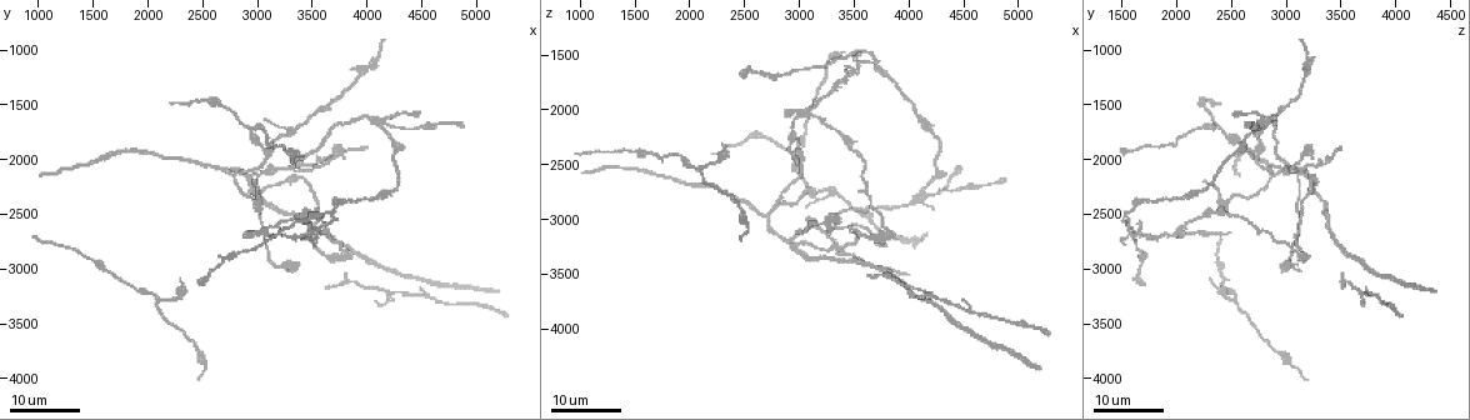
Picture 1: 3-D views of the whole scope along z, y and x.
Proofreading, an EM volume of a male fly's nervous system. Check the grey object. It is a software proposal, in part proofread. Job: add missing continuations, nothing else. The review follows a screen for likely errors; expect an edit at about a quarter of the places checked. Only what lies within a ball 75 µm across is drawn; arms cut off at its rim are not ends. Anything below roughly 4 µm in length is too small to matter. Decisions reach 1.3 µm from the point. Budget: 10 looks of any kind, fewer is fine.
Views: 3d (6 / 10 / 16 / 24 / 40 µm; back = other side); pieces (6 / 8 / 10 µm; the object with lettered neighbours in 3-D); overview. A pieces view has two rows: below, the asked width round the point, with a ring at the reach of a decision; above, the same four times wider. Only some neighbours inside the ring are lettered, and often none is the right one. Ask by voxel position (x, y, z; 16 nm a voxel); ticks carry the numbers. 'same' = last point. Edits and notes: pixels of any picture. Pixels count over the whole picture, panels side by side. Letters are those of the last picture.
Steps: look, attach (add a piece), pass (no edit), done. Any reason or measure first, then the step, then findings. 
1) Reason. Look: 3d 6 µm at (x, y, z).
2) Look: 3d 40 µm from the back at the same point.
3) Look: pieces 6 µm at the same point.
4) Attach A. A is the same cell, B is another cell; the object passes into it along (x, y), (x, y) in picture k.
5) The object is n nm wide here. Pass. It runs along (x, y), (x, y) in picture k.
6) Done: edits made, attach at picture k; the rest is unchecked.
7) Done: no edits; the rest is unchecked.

An open end. Look: 3d 24 µm at (2860, 2700, 2060).

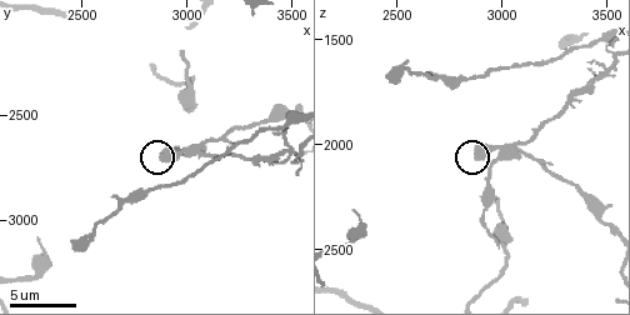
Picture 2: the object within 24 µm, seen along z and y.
Look: pieces 10 µm at (2870, 2710, 2050).

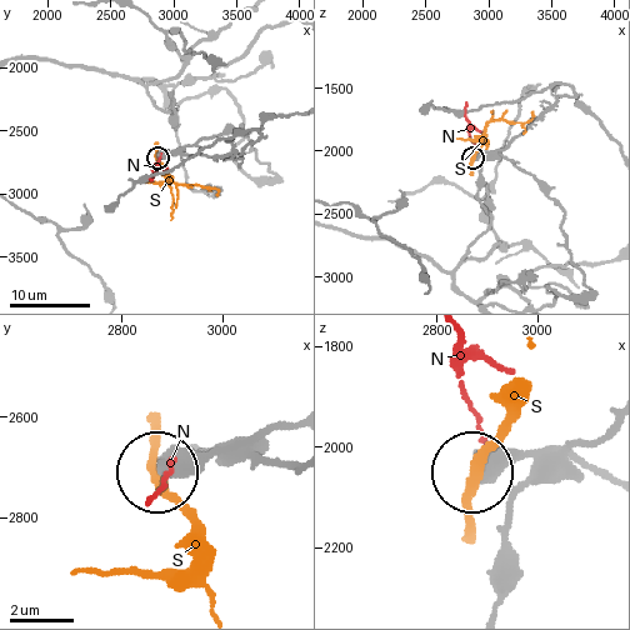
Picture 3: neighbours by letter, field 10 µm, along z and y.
Pass. N and S are other cells; no lettered piece goes on from it.

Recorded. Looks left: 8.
Thin end. Look: 3d 24 µm at (2960, 2200, 2240).

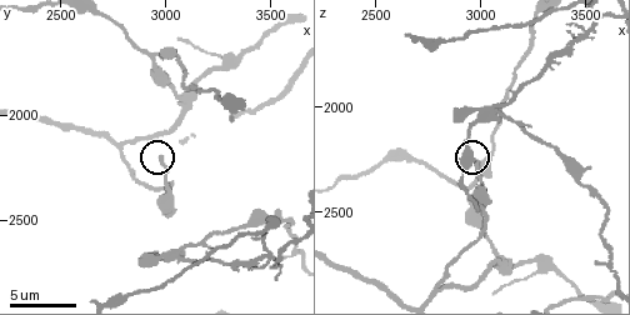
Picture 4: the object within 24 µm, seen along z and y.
Look: pieces 8 µm at the same point.

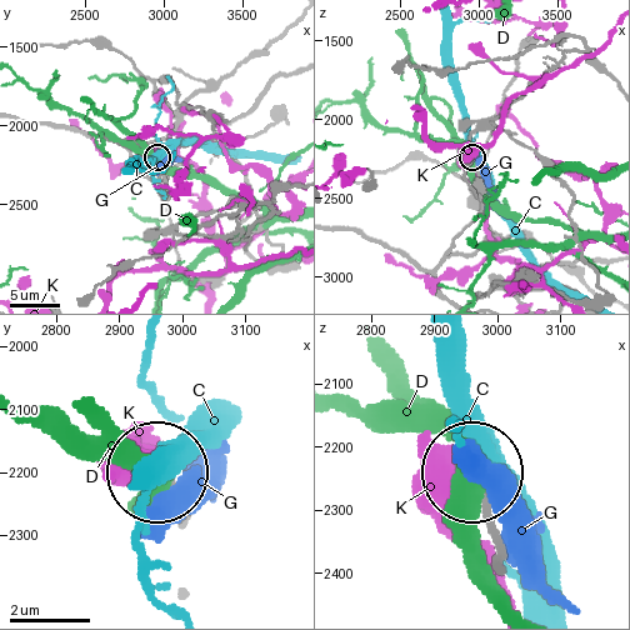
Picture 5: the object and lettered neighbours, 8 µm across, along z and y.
Pass. C, D, G and K are other cells; no lettered piece goes on from it.

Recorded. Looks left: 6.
End of a long branch. Look: 3d 24 µm at (3960, 1900, 3520).

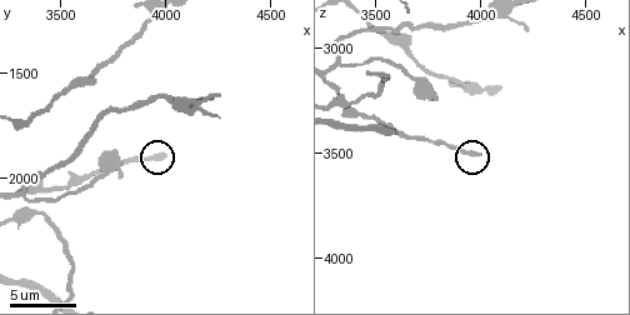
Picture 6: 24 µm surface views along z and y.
Look: pieces 8 µm at (3990, 1880, 3510).

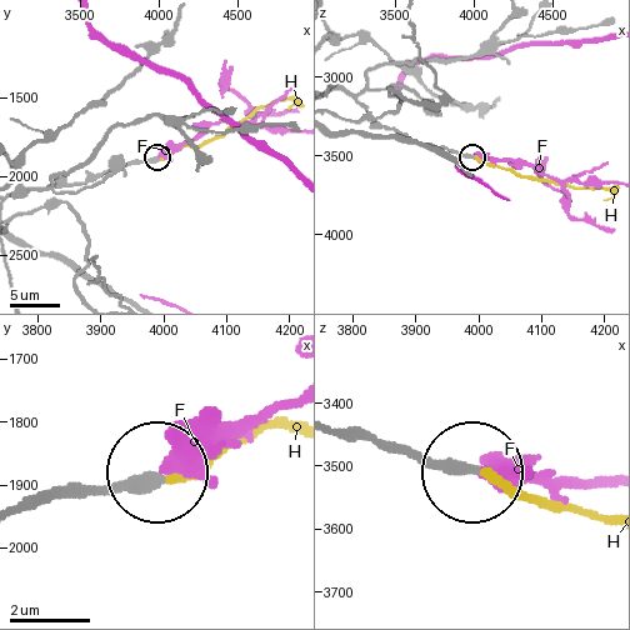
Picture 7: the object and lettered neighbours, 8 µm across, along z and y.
Attach H. H is the same cell, F is another cell; the object passes into it along (375, 439), (603, 516) in picture 7; it goes on there.

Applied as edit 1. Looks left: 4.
An open end. Look: 3d 24 µm at (3760, 1900, 3200).

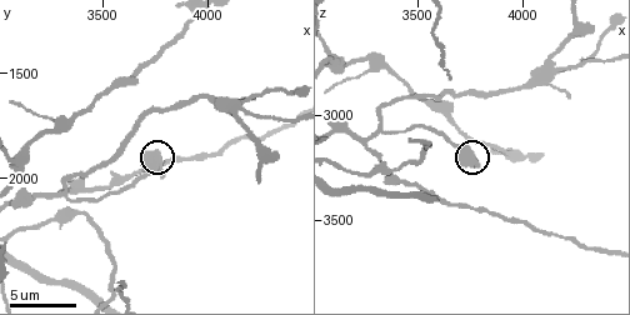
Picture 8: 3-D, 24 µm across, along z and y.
Look: pieces 10 µm at the same point.

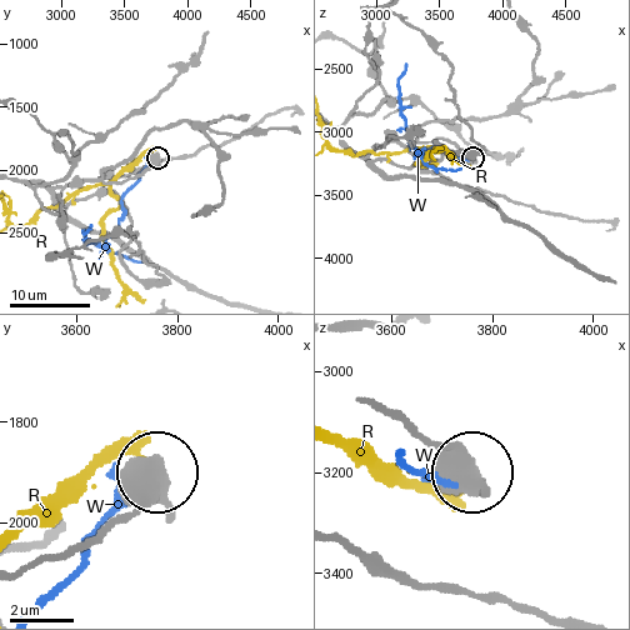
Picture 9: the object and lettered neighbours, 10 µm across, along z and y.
Pass. R and W are other cells; it runs along (23, 569), (88, 545), (158, 475) in picture 9; none of them fits.

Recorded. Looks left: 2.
An open end. Look: 3d 24 µm at (3620, 3180, 3520).

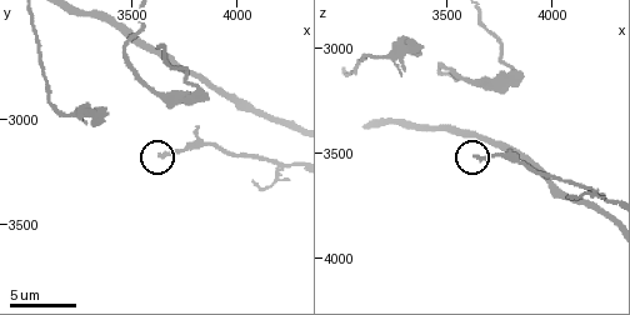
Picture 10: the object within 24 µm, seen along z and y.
Look: pieces 6 µm at (3640, 3180, 3510).

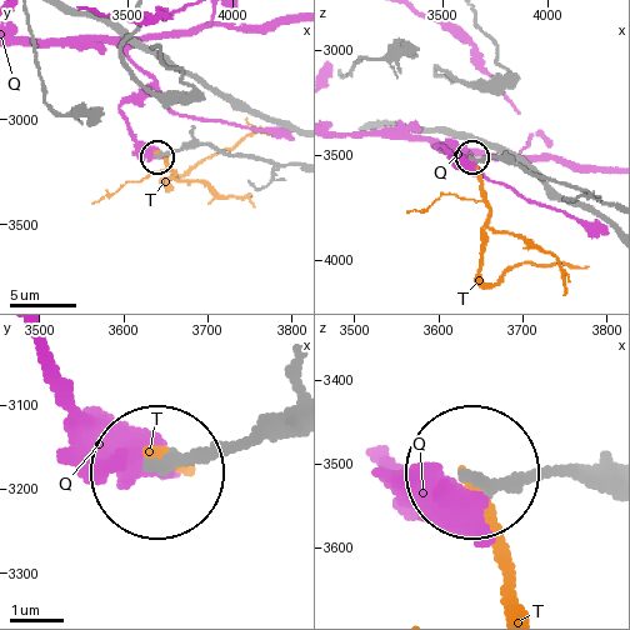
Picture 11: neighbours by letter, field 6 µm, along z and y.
Pass. Q and T are other cells; no lettered piece goes on from it.

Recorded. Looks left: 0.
Done: edits made, attach at picture 7; the rest is unchecked.

